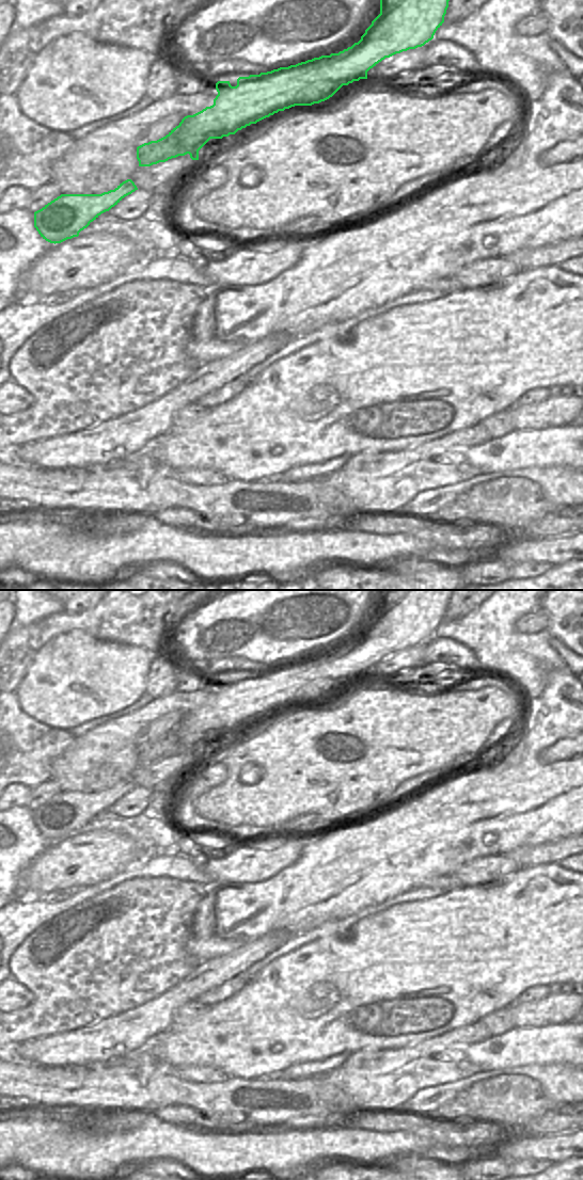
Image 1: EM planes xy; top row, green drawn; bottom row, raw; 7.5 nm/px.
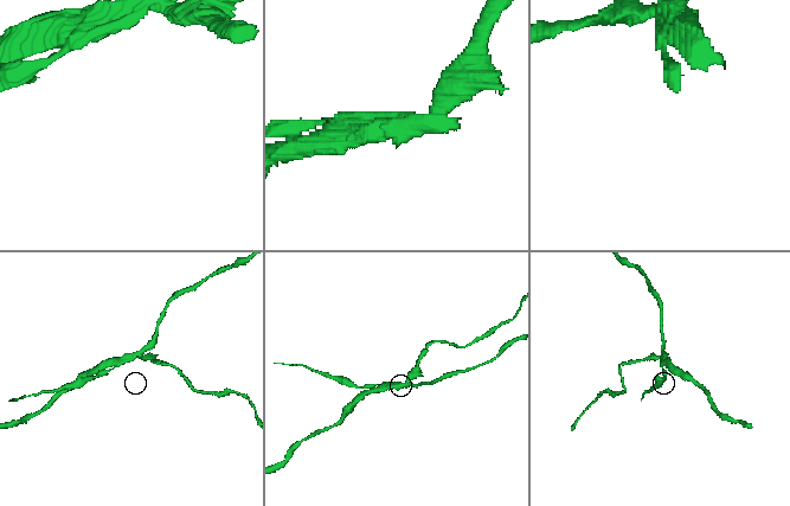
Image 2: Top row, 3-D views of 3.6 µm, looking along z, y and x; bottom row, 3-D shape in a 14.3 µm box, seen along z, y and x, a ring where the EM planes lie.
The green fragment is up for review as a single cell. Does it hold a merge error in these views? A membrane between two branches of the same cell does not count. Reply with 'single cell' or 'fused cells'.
fused cells

